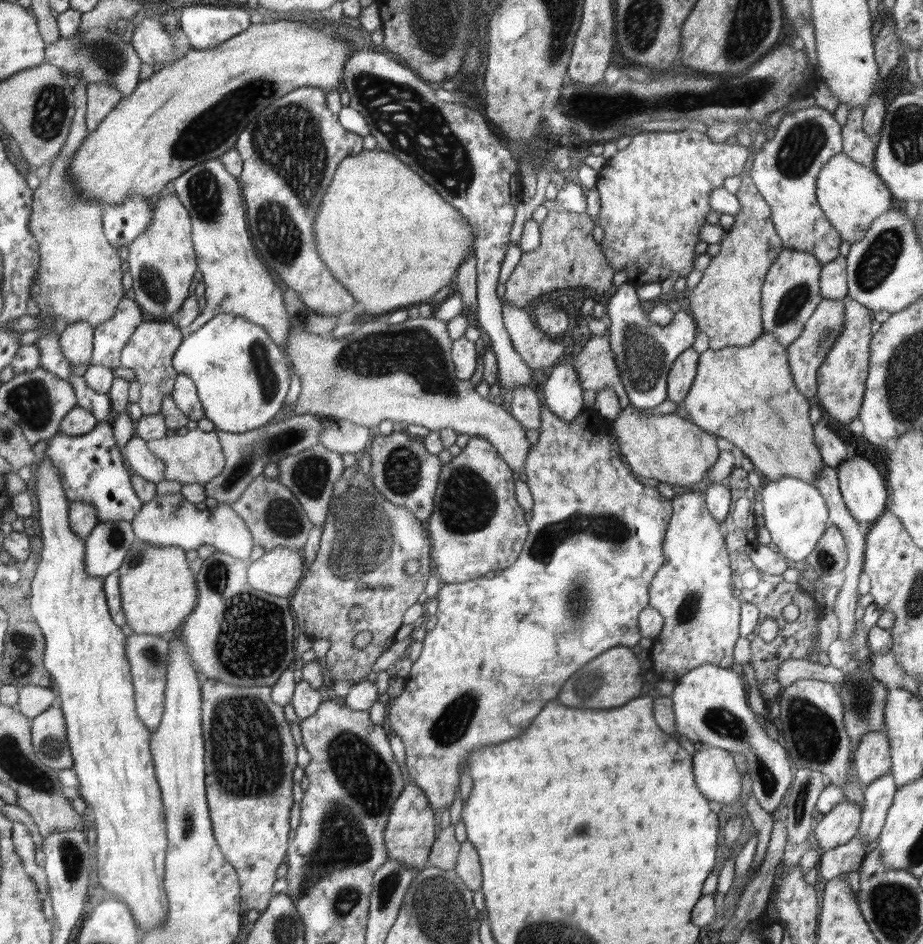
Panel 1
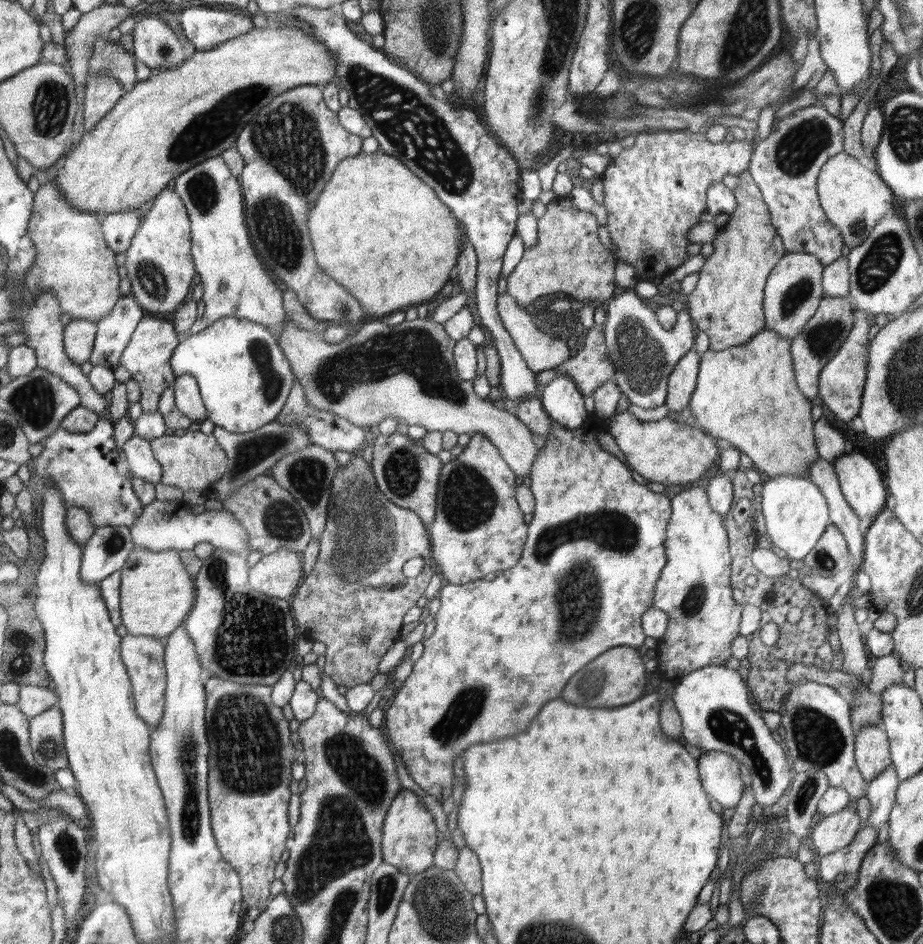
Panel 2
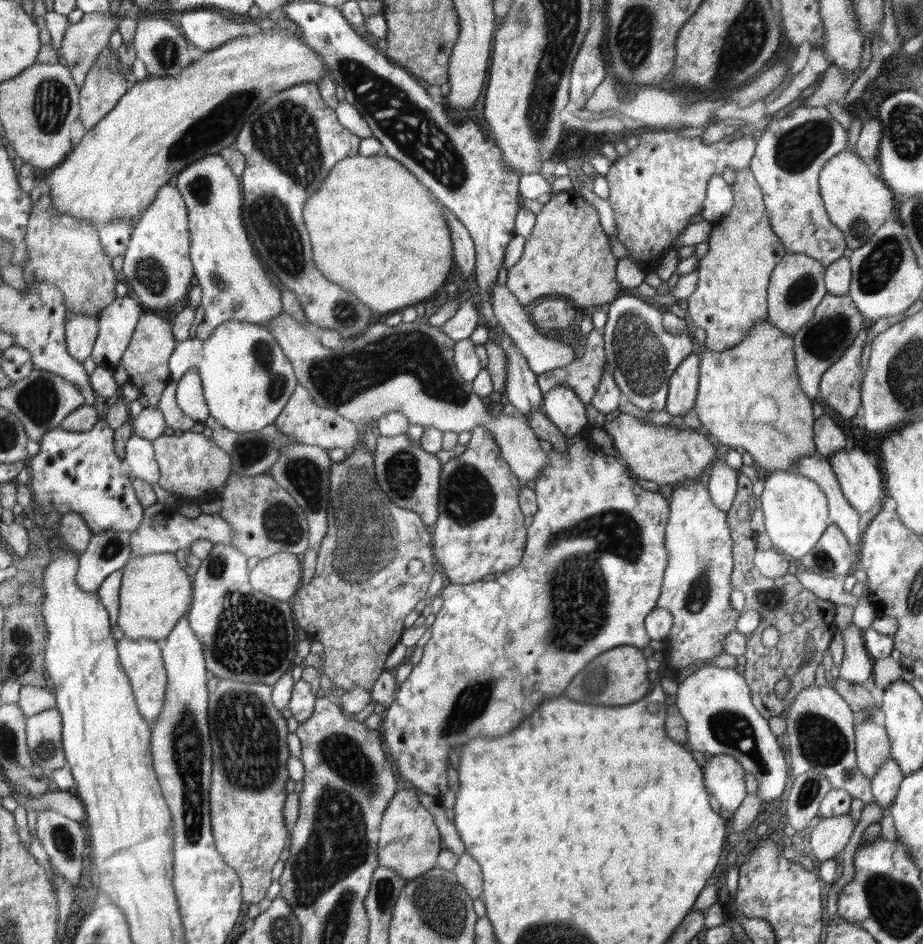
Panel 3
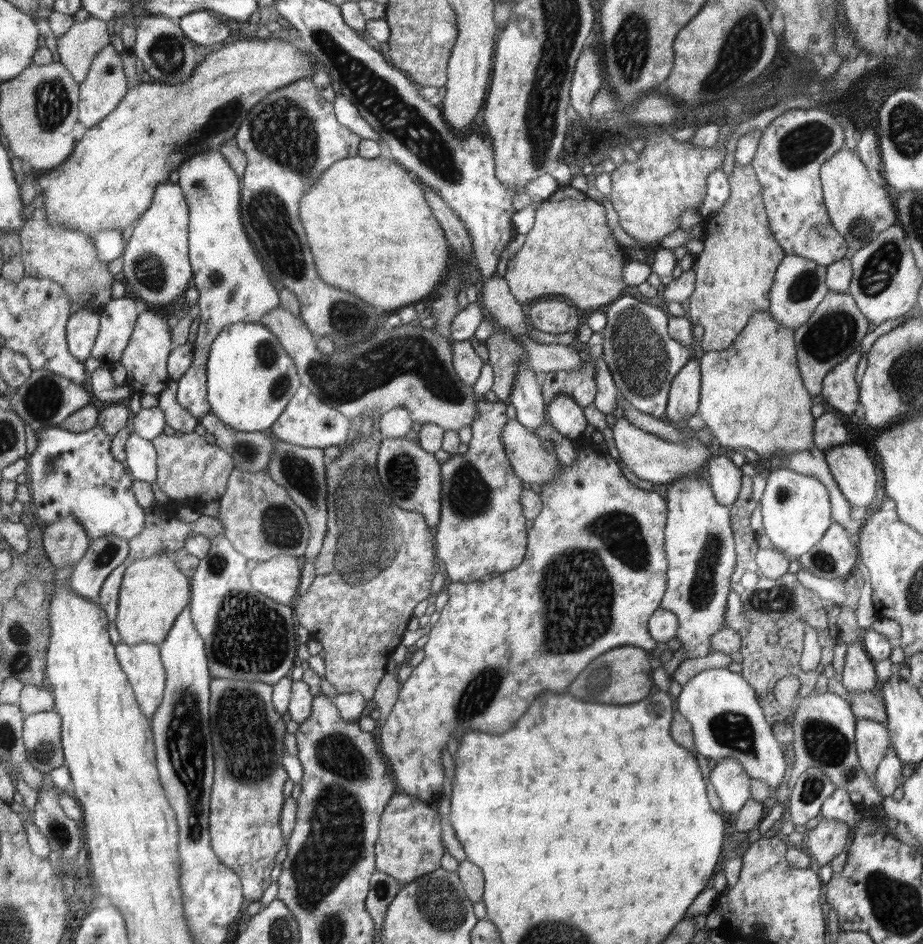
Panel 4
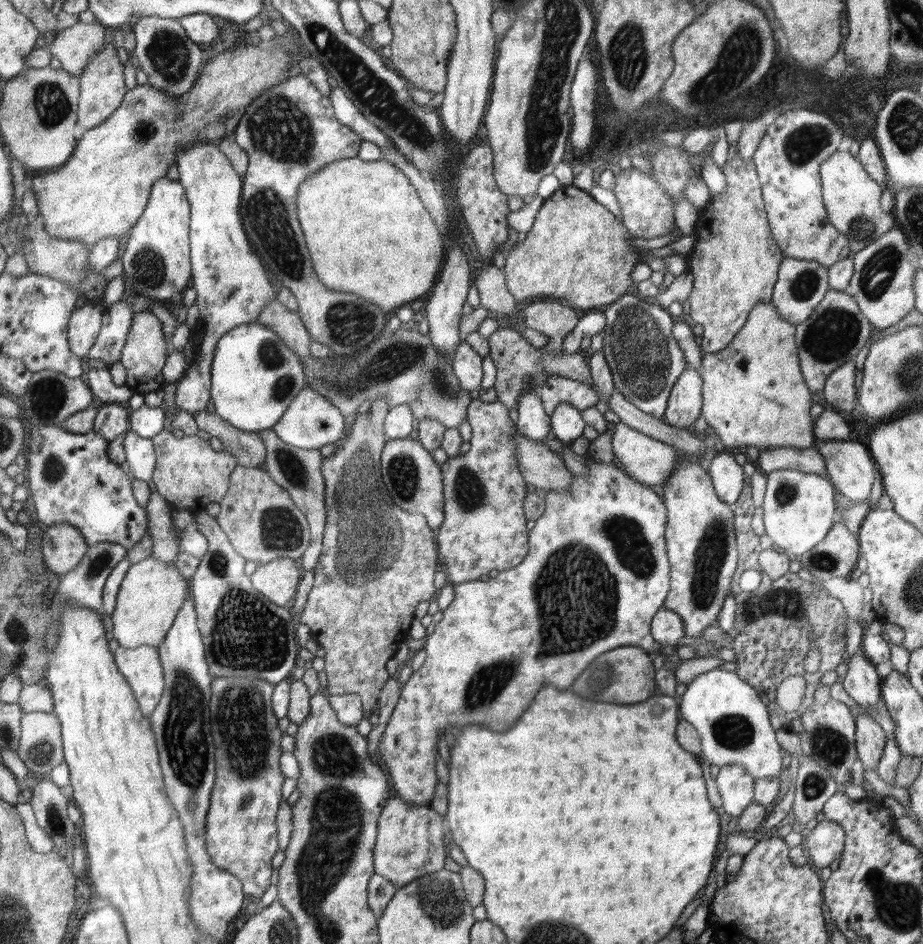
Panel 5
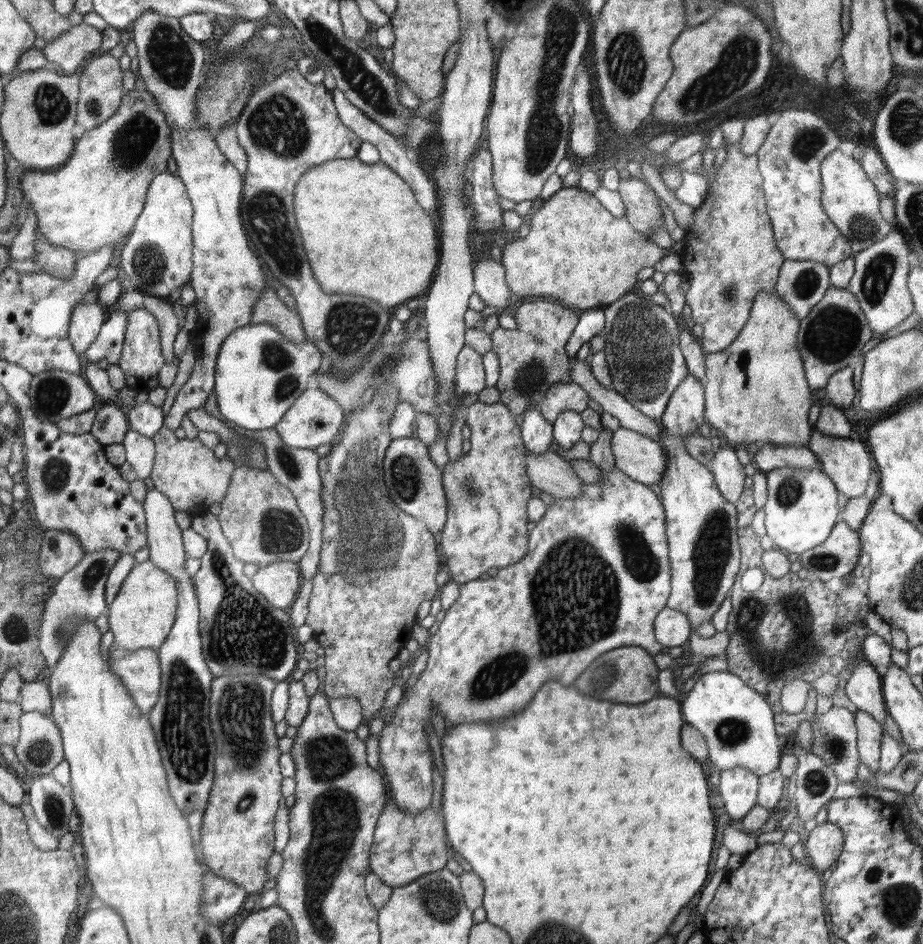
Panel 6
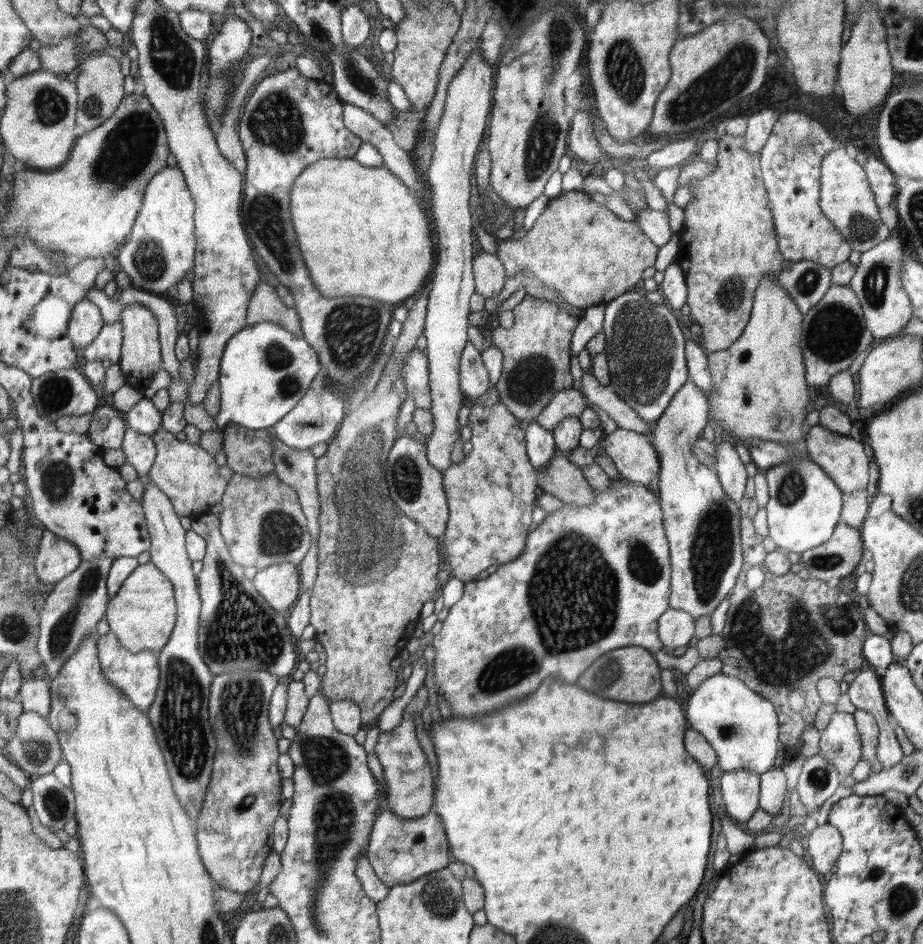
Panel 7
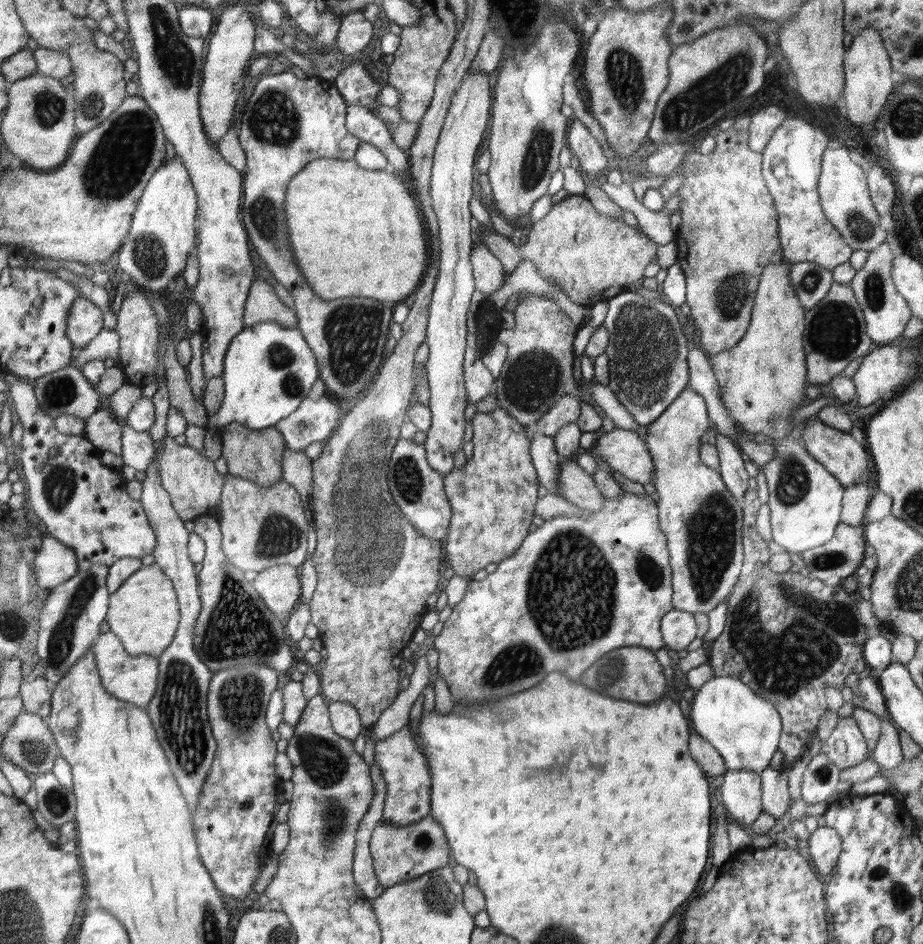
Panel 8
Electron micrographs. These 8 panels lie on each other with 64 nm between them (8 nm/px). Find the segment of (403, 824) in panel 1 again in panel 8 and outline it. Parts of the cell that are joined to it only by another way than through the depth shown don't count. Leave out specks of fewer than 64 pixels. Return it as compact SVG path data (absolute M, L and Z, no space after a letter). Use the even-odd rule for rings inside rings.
M430 815L408 825L394 825L382 818L376 823L370 836L369 852L373 858L376 876L380 884L385 887L418 878L422 874L449 866L453 862L444 829Z

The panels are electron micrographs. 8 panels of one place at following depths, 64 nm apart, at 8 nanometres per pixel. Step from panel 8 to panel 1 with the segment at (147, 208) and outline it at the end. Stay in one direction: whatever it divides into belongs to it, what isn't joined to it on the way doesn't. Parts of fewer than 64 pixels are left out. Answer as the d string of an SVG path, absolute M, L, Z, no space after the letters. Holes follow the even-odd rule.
M175 194L161 197L154 208L152 224L128 246L129 266L133 278L129 295L144 315L154 318L172 317L179 313L182 304L189 298L198 270L196 253L191 239L189 212Z

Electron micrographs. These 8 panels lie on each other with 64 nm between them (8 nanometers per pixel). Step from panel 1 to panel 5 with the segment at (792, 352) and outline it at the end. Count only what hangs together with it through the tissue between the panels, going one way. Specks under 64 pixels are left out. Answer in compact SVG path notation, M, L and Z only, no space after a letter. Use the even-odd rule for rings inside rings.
M829 288L810 317L796 325L795 344L798 348L799 366L809 391L815 393L823 390L828 376L848 360L854 360L874 333L855 299L847 291Z

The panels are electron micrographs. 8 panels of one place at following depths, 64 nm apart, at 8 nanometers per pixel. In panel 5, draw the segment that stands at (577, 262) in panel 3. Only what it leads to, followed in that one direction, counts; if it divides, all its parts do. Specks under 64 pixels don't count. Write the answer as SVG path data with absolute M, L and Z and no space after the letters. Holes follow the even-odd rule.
M562 185L544 199L524 242L508 244L510 250L503 268L508 290L518 305L537 296L565 298L583 311L613 304L629 292L634 283L632 267L644 262L643 256L665 257L673 252L668 246L638 250L633 239L622 220L589 193Z

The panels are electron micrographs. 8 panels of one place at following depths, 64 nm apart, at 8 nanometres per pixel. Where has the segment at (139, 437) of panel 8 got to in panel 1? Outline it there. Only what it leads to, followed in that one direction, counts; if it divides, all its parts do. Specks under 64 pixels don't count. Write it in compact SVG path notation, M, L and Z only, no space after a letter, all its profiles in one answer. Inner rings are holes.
M134 436L122 450L126 466L132 473L150 482L158 483L164 480L166 461L150 452L142 438Z

